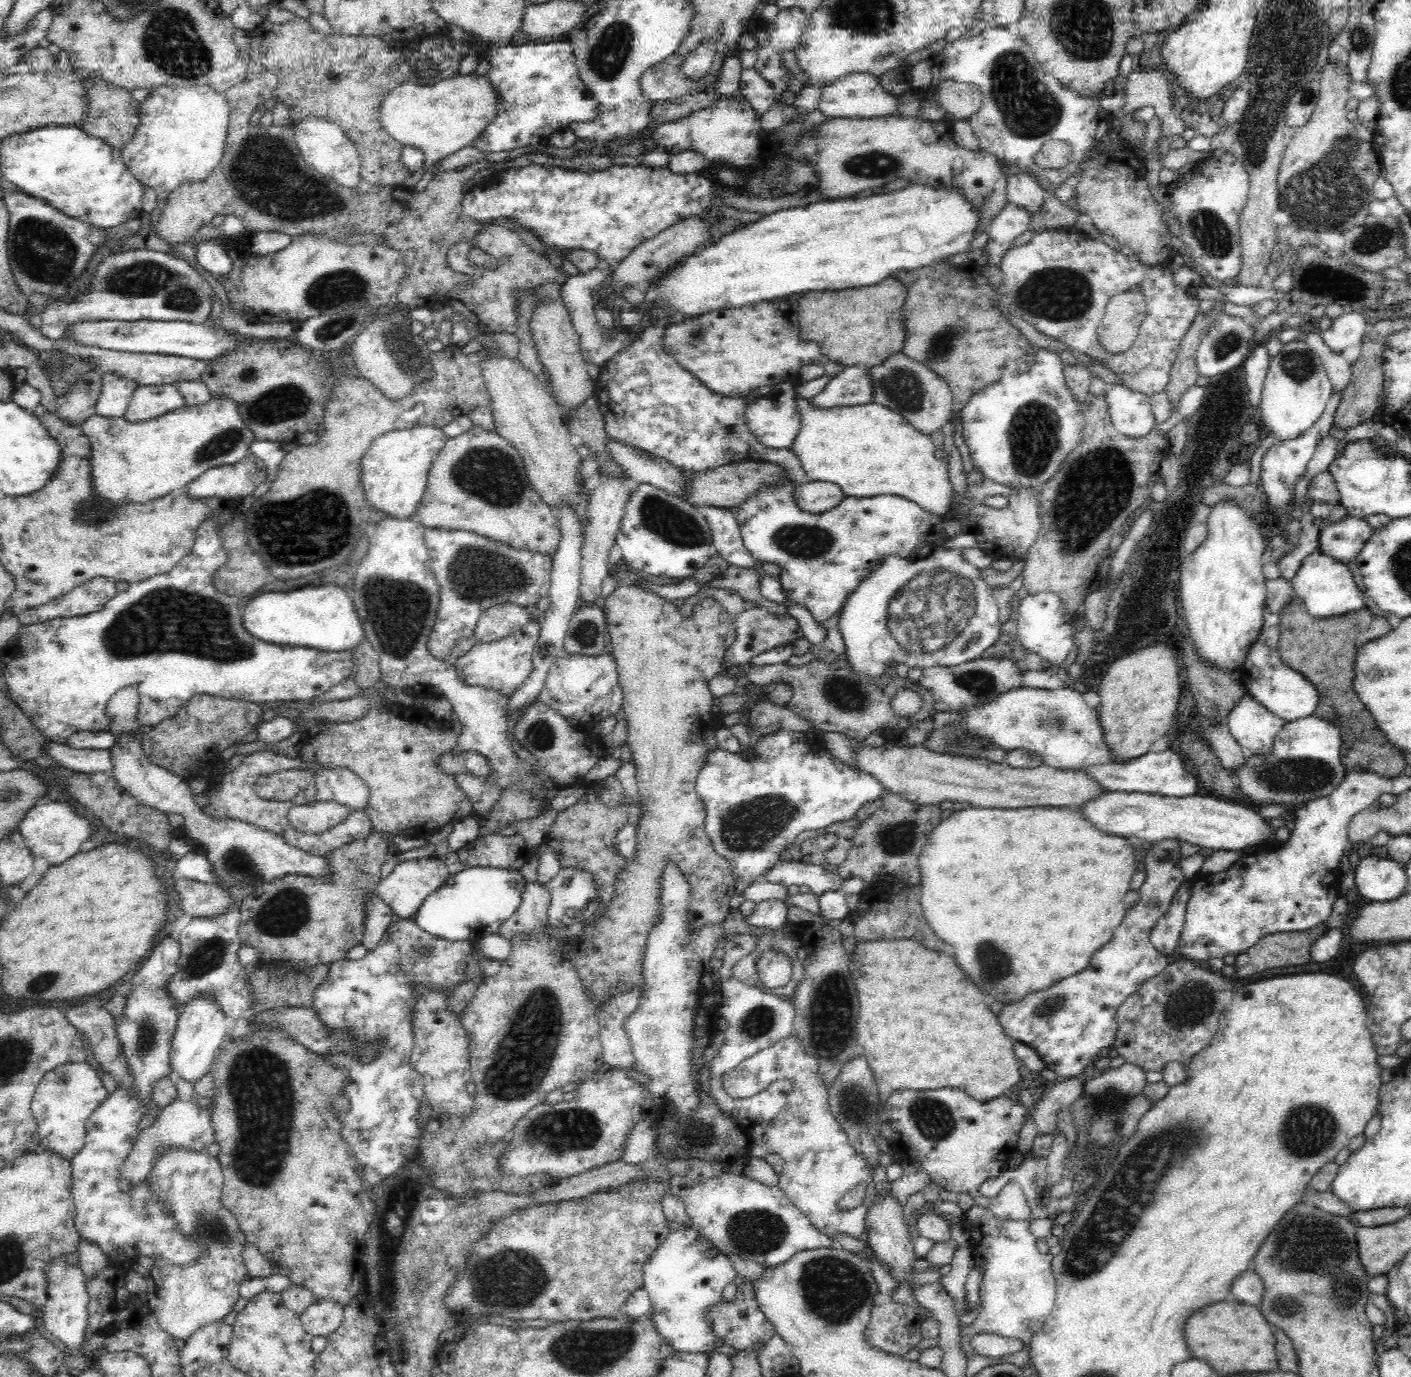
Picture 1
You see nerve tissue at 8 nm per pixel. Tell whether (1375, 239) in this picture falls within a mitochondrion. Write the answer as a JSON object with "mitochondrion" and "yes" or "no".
{"mitochondrion":"yes"}

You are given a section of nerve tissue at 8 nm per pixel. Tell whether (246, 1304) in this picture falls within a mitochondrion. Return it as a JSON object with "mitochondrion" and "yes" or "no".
{"mitochondrion":"no"}

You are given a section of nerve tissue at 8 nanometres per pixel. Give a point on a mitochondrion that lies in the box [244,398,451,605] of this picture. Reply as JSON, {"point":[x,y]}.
{"point":[324,515]}

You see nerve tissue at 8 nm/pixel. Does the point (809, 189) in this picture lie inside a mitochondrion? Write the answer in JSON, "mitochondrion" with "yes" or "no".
{"mitochondrion":"no"}

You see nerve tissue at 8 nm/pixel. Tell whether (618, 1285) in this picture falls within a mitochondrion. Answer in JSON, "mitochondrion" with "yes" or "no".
{"mitochondrion":"no"}

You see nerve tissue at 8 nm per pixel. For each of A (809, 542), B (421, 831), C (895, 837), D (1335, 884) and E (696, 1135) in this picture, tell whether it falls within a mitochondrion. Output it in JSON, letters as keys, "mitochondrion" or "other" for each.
{"A":"mitochondrion","B":"other","C":"mitochondrion","D":"other","E":"mitochondrion"}

